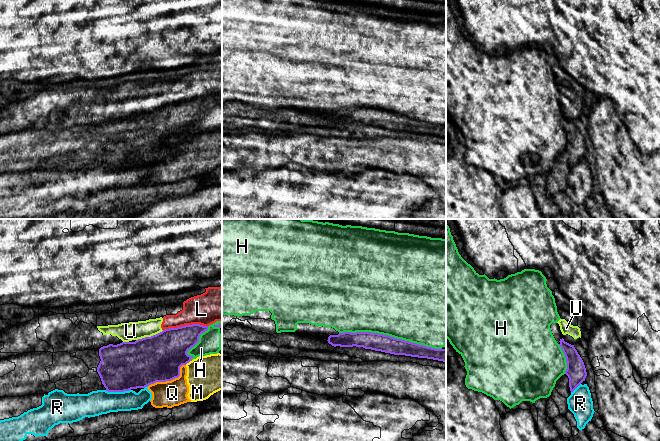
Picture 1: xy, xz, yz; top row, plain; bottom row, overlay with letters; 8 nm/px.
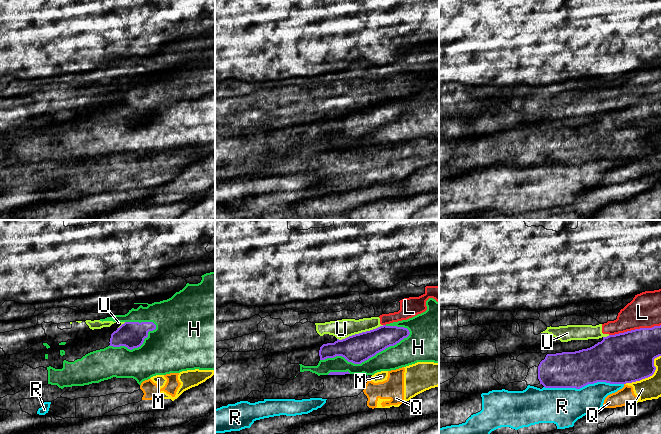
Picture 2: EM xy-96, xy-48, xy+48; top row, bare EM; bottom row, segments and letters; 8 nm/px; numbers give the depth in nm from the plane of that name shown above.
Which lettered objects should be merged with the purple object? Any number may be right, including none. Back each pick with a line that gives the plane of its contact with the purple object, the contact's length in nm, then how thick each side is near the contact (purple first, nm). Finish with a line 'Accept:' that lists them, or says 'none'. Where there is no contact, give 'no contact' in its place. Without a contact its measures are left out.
Accept: none

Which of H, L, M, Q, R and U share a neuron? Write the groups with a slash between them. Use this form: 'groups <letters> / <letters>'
groups H / L U / M Q / R

